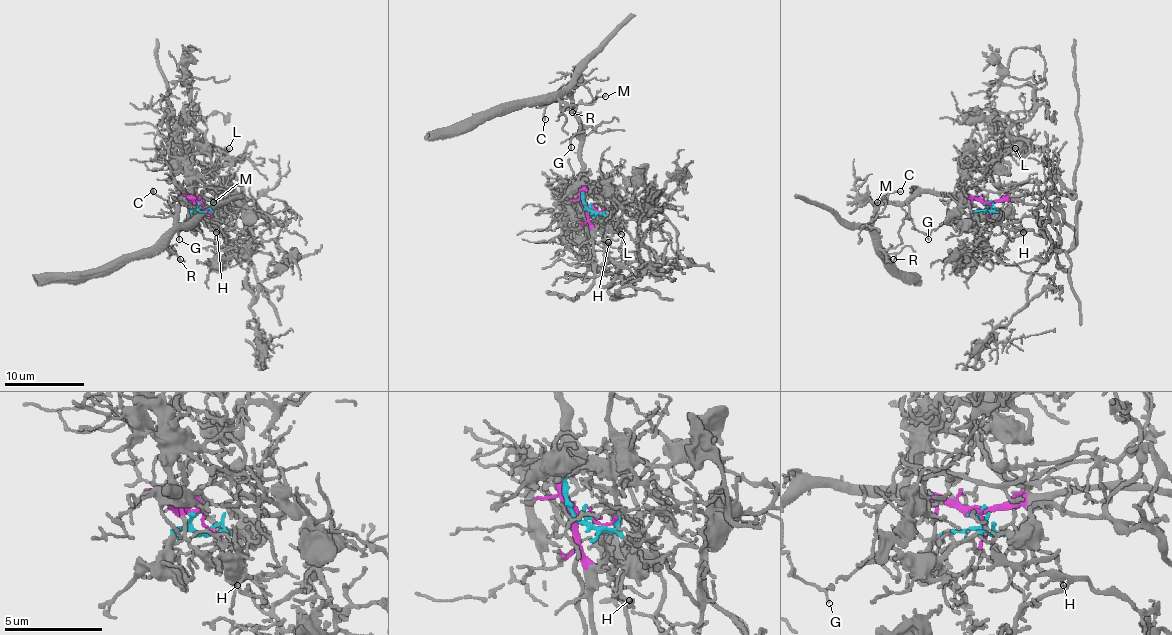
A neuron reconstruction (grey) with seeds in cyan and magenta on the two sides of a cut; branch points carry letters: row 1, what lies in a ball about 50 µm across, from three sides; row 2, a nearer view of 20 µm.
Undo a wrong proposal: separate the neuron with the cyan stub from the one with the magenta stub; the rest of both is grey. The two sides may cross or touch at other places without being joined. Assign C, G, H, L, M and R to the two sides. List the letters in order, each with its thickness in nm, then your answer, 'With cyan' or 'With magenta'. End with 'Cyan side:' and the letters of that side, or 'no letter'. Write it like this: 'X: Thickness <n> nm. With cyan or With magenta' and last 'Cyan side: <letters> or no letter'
C: Thickness 160 nm. With magenta
G: Thickness 120 nm. With magenta
H: Thickness 160 nm. With cyan
L: Thickness 200 nm. With cyan
M: Thickness 100 nm. With magenta
R: Thickness 120 nm. With magenta
Cyan side: H, L

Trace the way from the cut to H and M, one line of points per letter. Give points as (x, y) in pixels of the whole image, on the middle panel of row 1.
H: (591, 206), (593, 212), (601, 212), (609, 226), (605, 238), (609, 242)
M: (591, 206), (583, 198), (581, 137), (575, 107), (605, 95)

